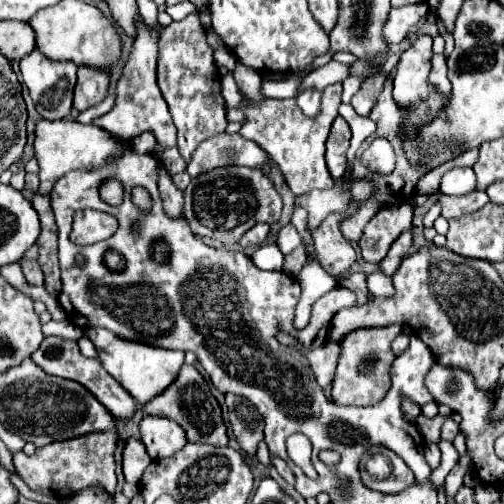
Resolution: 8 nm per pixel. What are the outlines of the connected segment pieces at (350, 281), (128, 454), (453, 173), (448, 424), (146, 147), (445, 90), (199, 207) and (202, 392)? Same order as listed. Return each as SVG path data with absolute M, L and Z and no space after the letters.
M347 272L341 277L341 286L353 290L357 294L357 300L359 304L365 304L369 302L373 296L367 292L367 286L365 286L365 274L363 272Z
M125 438L125 448L123 448L123 474L125 480L131 484L137 484L143 476L143 470L151 462L145 446L135 440L135 438Z
M451 168L443 174L441 186L443 194L467 194L475 190L475 172L471 168Z
M447 418L445 424L443 424L443 428L441 428L441 438L451 442L457 434L459 434L459 424L455 424L451 418Z
M144 132L143 134L133 137L129 140L133 150L138 153L150 153L156 145L156 139L152 132Z
M443 54L433 56L433 68L431 68L428 81L439 94L443 94L443 96L451 94L451 82L447 78L447 64L445 64Z
M229 166L193 178L185 190L185 220L195 236L213 238L225 246L239 242L239 238L259 222L273 224L281 216L281 196L261 170Z
M189 364L181 366L181 372L173 380L165 392L155 396L151 402L143 406L145 414L153 416L163 416L169 420L175 420L187 434L187 442L197 442L197 444L209 444L209 446L227 446L227 434L225 434L225 424L221 418L221 408L211 394L211 386L203 380L203 376Z

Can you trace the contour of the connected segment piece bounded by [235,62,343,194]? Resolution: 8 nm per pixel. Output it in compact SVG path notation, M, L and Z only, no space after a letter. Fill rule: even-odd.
M239 62L235 68L235 82L239 86L239 92L245 98L245 102L239 106L239 110L245 114L239 134L259 144L271 156L271 160L283 172L285 182L291 188L291 192L305 194L313 188L333 188L333 178L329 176L329 170L325 168L325 140L329 136L329 128L333 120L337 118L337 108L341 104L341 90L343 90L341 82L331 84L323 90L321 112L315 118L307 118L297 106L295 98L277 100L277 98L263 96L261 76L241 66Z

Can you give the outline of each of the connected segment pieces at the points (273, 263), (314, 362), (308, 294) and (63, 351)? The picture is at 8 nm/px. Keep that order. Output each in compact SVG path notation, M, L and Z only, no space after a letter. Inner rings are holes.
M263 244L261 248L255 250L251 260L261 268L261 270L281 270L283 266L283 254L275 244Z
M327 342L319 350L309 350L309 348L303 348L303 346L299 350L307 356L319 386L327 388L333 382L333 372L337 368L337 358L341 354L341 346L333 344L333 342Z
M309 262L307 268L301 270L297 280L301 284L301 300L295 308L295 326L301 330L309 324L313 304L325 292L329 292L333 286L337 286L337 282L331 276L327 276L327 272L317 262Z
M49 336L41 342L39 350L31 356L31 360L43 368L47 374L53 374L53 376L59 376L59 378L67 378L67 380L73 380L73 382L79 382L83 384L105 408L109 408L109 412L115 416L115 418L131 418L135 408L137 408L137 402L123 390L121 384L117 384L117 380L101 366L99 360L93 360L93 358L85 358L81 352L79 352L79 346L77 342L73 340L63 340L63 338L57 338L57 336Z

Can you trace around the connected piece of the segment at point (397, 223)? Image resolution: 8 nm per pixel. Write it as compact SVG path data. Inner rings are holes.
M411 204L379 210L369 220L359 240L363 260L369 264L379 264L389 252L391 244L401 236L401 232L407 232L411 228L411 218L413 218Z

